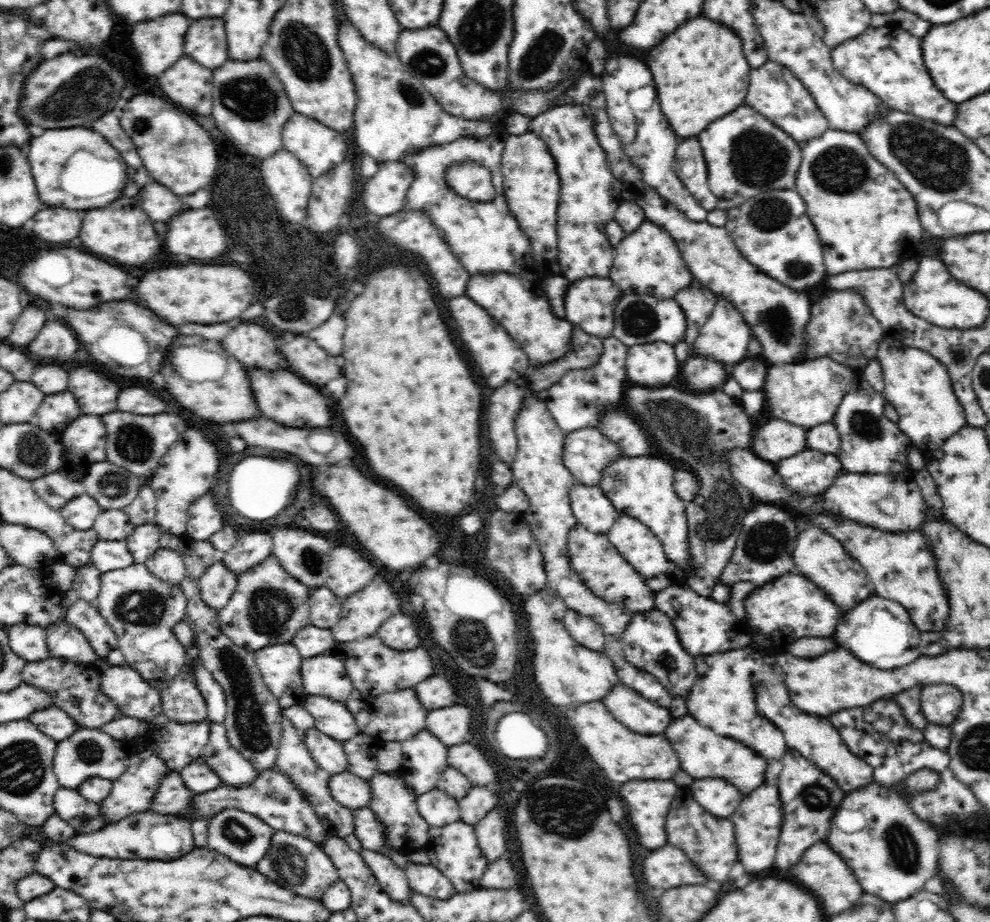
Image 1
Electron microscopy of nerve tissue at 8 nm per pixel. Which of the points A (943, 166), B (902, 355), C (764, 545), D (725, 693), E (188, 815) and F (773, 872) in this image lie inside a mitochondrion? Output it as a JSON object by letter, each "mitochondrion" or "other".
{"A":"mitochondrion","B":"other","C":"mitochondrion","D":"other","E":"other","F":"other"}

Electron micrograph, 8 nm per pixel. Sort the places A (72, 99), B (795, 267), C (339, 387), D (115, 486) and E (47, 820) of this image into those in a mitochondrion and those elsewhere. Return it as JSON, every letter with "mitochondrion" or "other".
{"A":"mitochondrion","B":"mitochondrion","C":"other","D":"mitochondrion","E":"other"}

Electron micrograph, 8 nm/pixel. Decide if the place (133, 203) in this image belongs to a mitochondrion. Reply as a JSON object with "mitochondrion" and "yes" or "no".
{"mitochondrion":"no"}

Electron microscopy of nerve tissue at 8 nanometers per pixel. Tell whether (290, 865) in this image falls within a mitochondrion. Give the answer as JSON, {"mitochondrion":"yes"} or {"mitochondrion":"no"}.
{"mitochondrion":"yes"}

